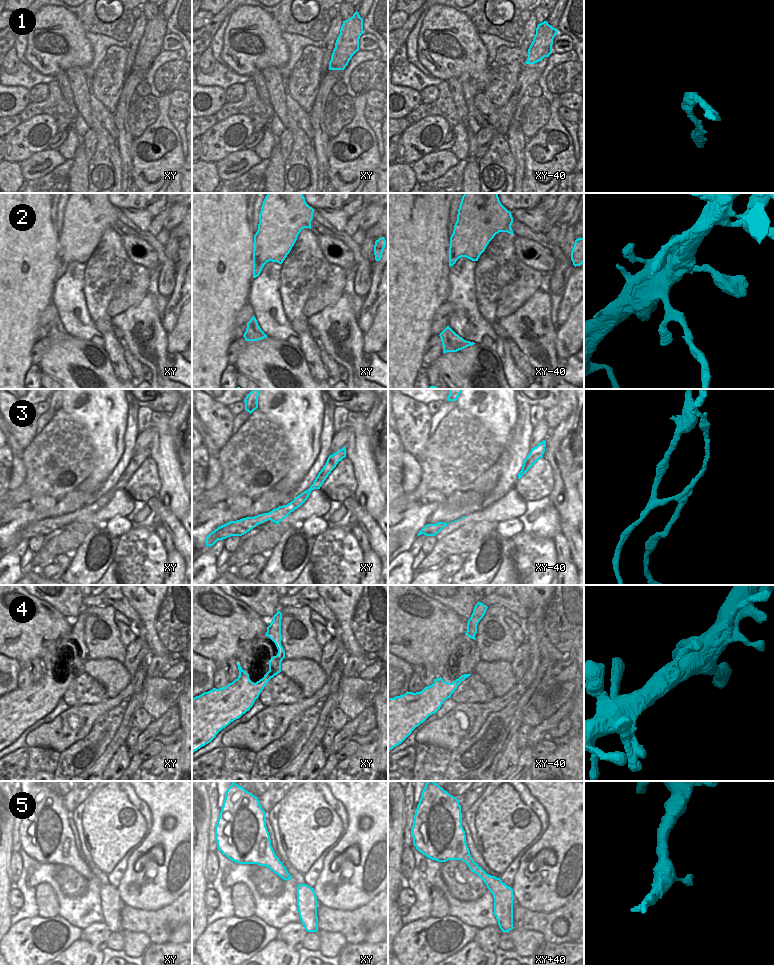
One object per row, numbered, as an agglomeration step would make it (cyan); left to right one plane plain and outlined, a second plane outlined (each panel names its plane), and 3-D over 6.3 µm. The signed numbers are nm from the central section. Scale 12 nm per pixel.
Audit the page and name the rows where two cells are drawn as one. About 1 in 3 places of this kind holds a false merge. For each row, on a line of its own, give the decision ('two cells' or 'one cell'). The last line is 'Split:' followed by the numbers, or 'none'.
1: two cells
2: two cells
3: two cells
4: one cell
5: one cell
Split: 1, 2, 3

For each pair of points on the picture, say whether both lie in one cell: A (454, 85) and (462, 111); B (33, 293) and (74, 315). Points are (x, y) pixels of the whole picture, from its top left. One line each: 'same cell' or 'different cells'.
A: same cell
B: different cells

